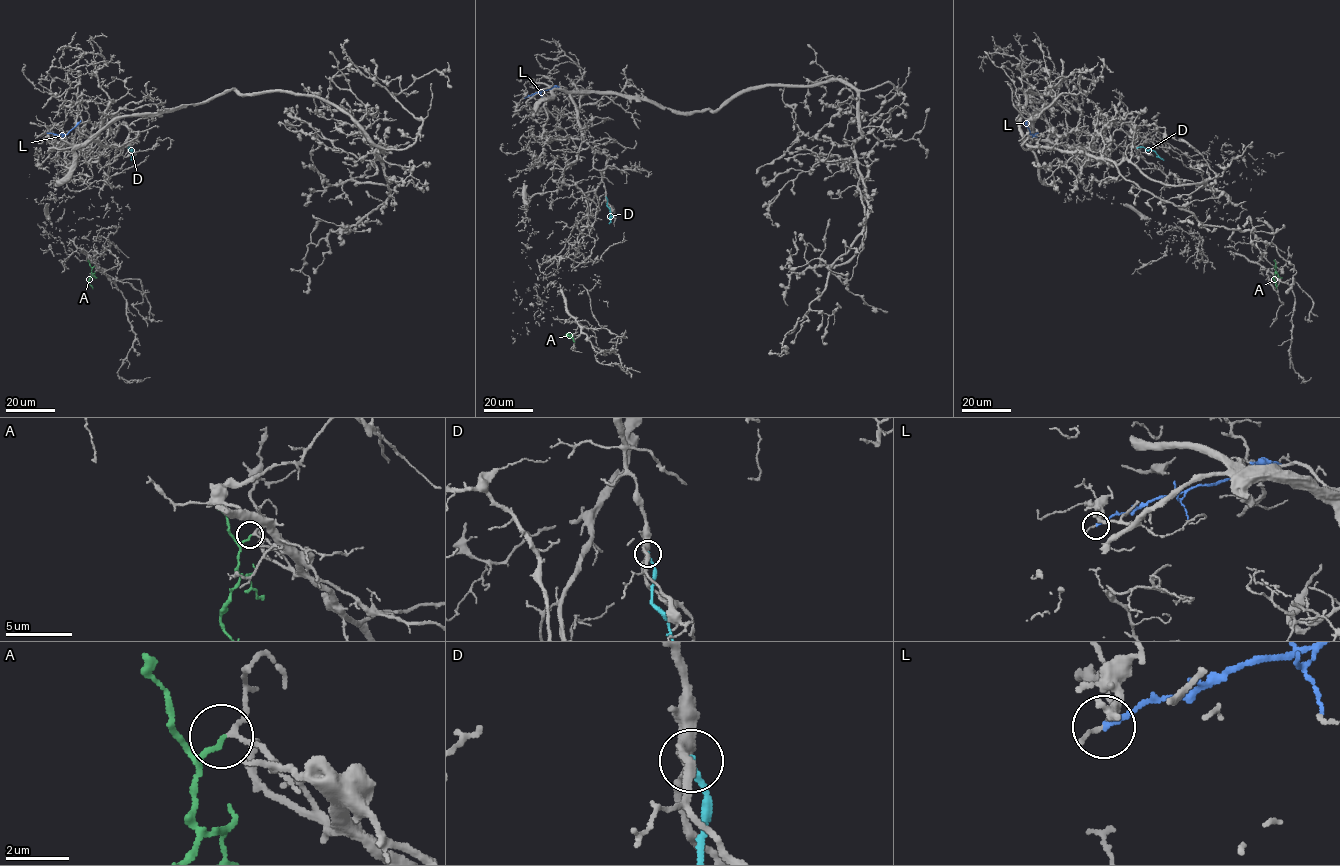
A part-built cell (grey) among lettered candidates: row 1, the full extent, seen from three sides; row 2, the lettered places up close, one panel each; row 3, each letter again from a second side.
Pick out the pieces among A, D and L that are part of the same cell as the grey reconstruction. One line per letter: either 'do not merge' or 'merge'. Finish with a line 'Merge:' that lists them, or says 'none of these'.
A: merge
D: do not merge
L: do not merge
Merge: A

